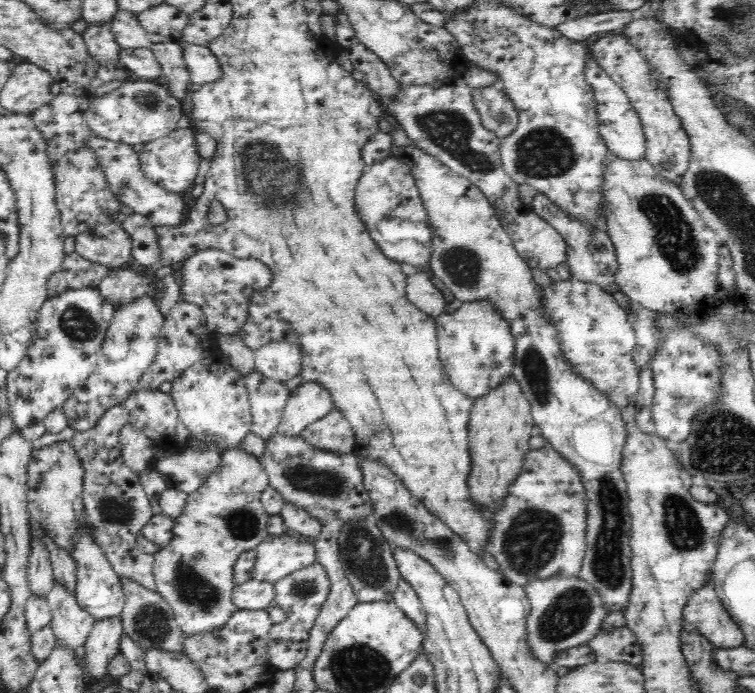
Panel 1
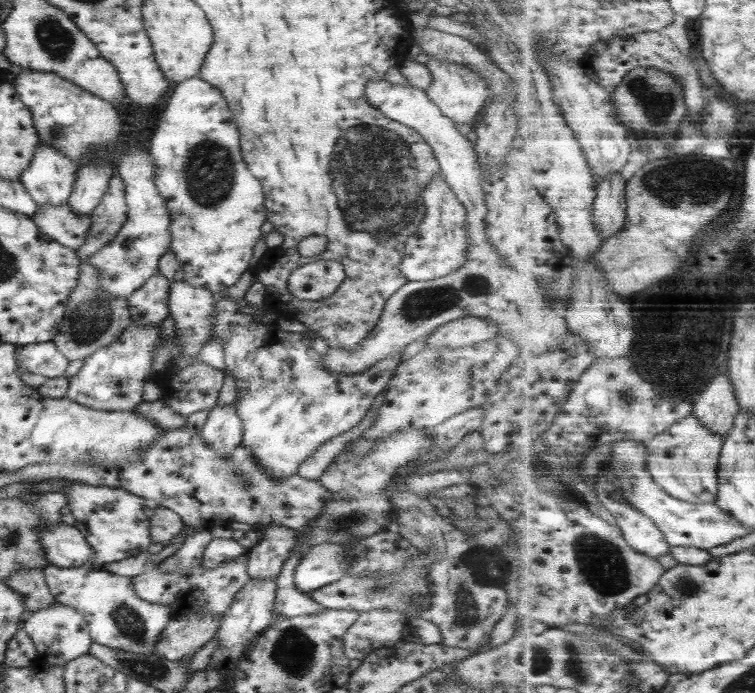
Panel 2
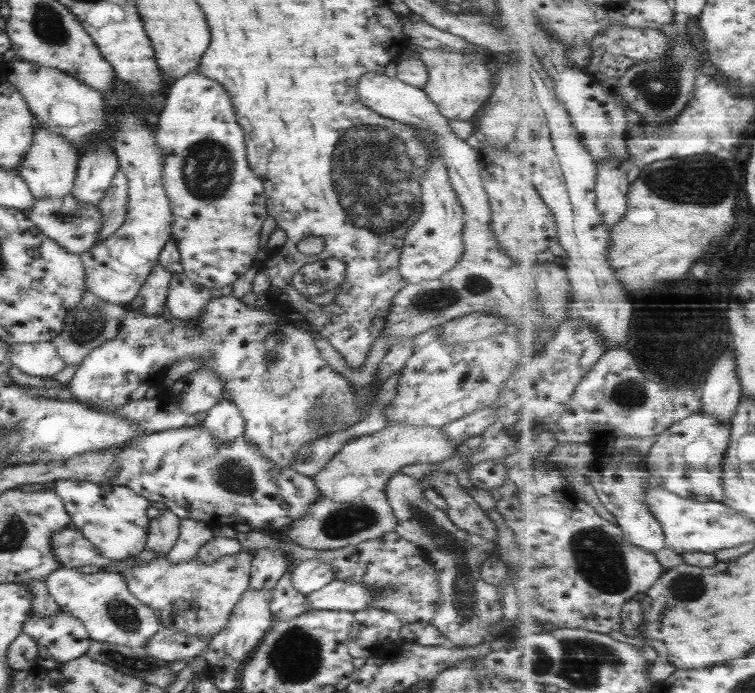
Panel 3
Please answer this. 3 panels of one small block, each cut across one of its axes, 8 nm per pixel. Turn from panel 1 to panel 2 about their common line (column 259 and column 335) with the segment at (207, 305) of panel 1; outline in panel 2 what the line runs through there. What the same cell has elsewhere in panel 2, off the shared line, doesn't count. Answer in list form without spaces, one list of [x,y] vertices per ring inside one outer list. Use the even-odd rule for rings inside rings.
[[[319,259],[295,268],[287,280],[292,297],[319,301],[329,297],[344,280],[343,266],[329,259]]]

